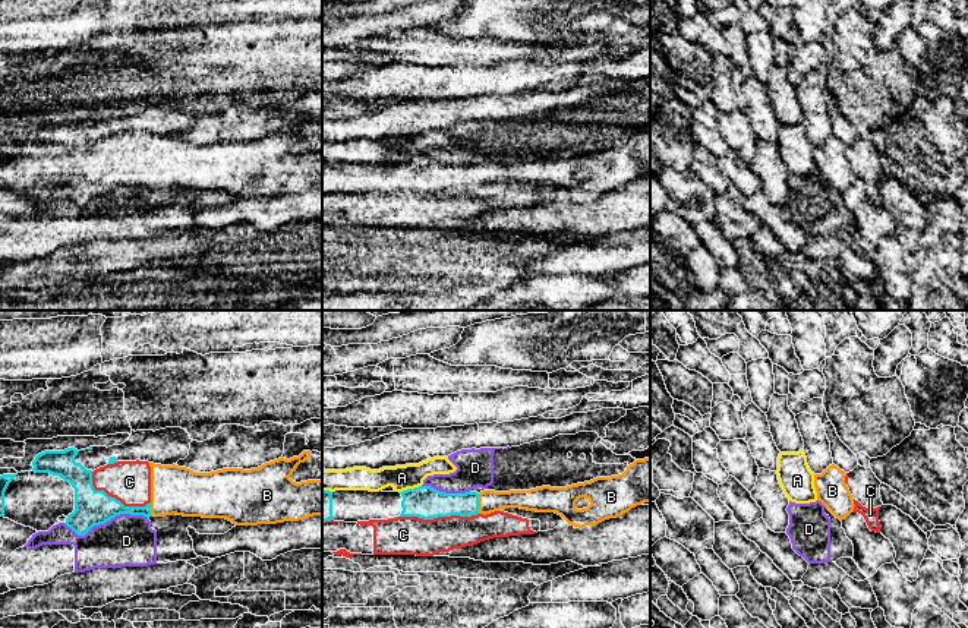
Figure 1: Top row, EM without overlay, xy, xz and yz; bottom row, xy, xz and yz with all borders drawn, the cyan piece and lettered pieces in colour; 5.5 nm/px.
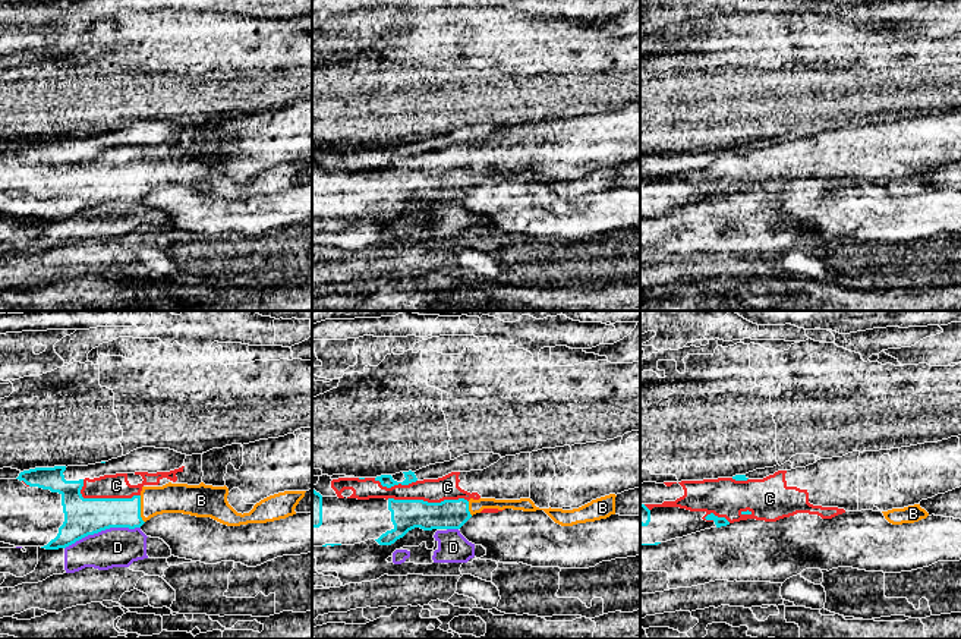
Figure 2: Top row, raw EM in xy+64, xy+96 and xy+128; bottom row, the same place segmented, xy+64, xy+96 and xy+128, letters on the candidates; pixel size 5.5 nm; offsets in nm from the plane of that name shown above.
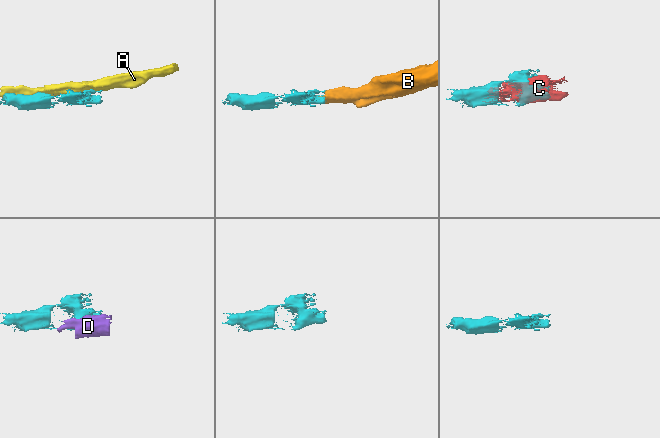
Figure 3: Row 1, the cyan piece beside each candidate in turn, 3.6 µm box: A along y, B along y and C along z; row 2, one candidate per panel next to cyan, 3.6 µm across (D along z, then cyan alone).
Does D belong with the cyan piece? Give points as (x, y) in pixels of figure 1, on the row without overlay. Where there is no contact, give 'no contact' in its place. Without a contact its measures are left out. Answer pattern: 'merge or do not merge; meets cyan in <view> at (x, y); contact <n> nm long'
do not merge; meets cyan in xy at (104, 195); contact 460 nm long

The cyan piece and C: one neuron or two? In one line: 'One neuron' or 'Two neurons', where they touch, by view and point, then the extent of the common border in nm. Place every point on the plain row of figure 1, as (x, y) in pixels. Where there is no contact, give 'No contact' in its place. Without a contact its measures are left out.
Two neurons. Touches cyan at xz (440, 188). Shared border 440 nm

